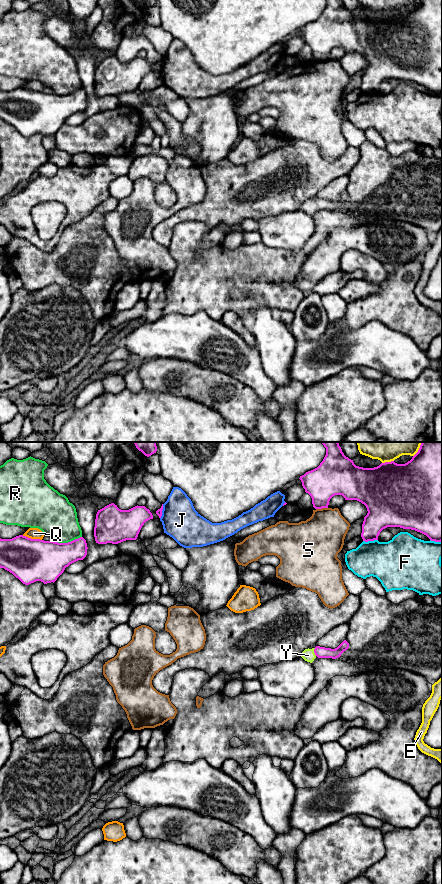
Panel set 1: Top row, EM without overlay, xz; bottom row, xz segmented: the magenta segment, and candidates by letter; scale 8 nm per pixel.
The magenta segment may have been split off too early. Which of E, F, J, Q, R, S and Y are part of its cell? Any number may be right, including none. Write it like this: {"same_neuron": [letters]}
{"same_neuron": []}

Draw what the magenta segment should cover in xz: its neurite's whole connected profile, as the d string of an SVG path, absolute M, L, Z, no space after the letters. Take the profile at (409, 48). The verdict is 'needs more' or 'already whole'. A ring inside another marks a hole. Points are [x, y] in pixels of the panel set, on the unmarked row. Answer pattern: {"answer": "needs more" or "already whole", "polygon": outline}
{"answer": "already whole", "polygon": "M326 0L326 7L320 17L299 30L305 44L312 50L315 61L328 60L330 51L342 47L345 52L357 52L367 60L362 76L363 93L378 92L380 84L387 79L411 81L426 87L431 93L442 93L442 0L419 0L405 16L394 13L381 15L374 20L356 18L344 7L341 0Z"}

